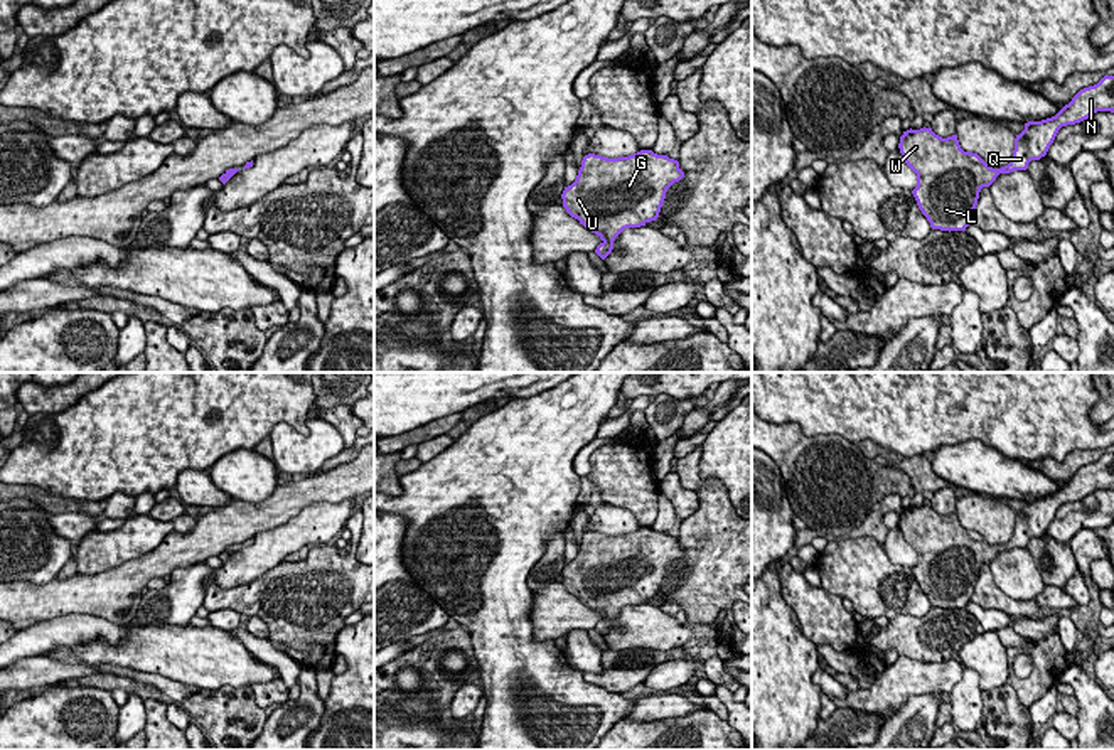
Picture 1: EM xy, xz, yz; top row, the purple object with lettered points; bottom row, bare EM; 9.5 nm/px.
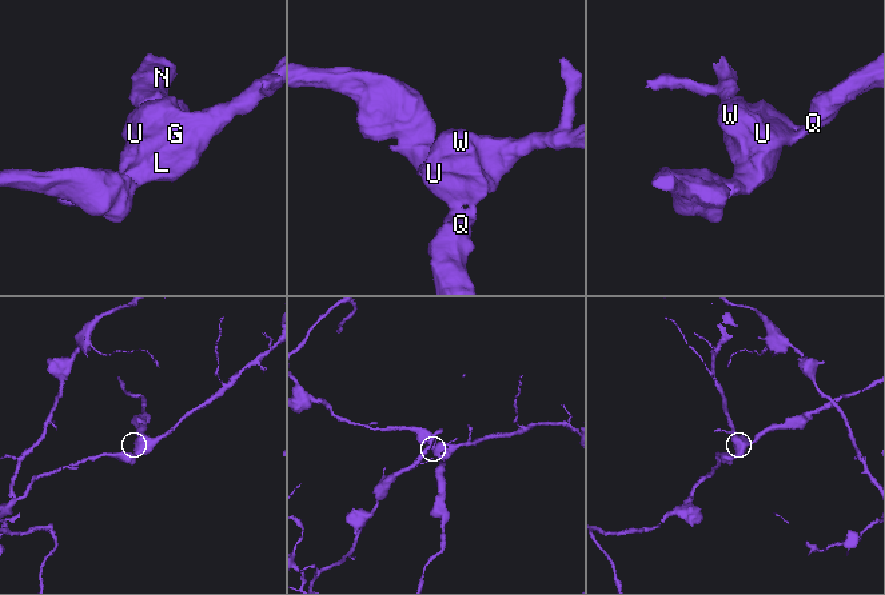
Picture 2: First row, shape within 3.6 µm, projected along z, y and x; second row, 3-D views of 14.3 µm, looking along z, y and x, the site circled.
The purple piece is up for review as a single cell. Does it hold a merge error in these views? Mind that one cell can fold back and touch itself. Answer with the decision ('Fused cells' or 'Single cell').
Single cell

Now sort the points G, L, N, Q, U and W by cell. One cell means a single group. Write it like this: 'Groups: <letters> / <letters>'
Groups: G L N Q U W

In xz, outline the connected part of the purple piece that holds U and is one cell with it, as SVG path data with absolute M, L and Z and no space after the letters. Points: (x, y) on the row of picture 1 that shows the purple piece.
M640 150L619 158L588 153L581 160L576 180L561 194L563 207L602 239L595 253L605 260L624 229L640 228L659 217L667 189L683 177L684 172L678 160L652 150Z

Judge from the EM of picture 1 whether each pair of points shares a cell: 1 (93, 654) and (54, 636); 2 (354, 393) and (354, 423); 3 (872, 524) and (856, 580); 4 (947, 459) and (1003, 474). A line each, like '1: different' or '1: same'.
1: different
2: different
3: different
4: same

